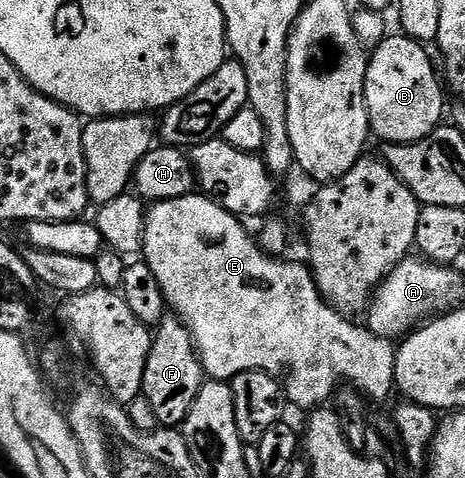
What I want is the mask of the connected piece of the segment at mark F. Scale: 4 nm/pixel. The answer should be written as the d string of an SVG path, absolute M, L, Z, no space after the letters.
M164 320L154 334L142 391L142 396L149 399L159 424L163 427L182 426L205 380L203 363L187 326L178 320L171 320Z

